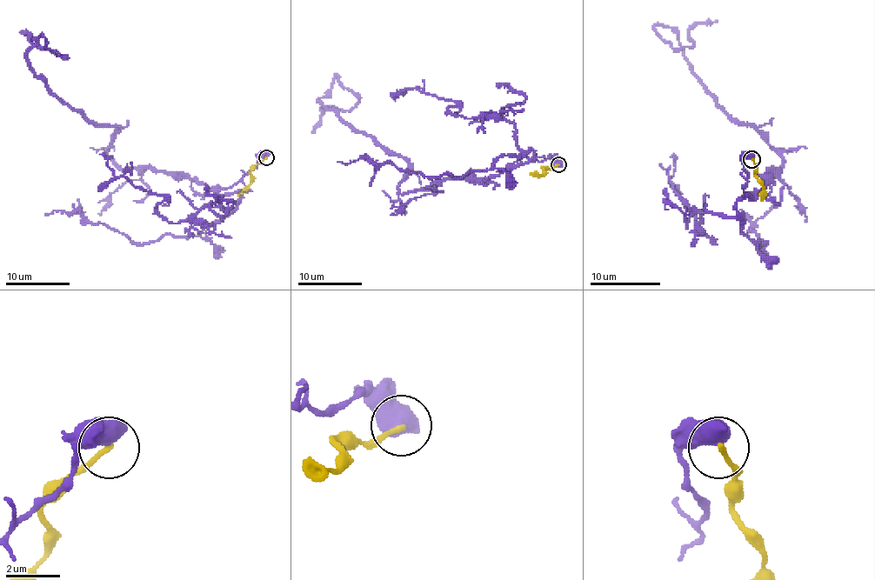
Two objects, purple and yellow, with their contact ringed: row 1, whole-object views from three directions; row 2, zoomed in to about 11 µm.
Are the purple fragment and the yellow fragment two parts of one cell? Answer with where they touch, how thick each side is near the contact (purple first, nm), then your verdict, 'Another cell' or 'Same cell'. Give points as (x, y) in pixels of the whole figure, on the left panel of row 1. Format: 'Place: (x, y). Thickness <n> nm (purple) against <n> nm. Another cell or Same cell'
Place: (266, 157). Thickness 750 nm (purple) against 180 nm. Another cell

